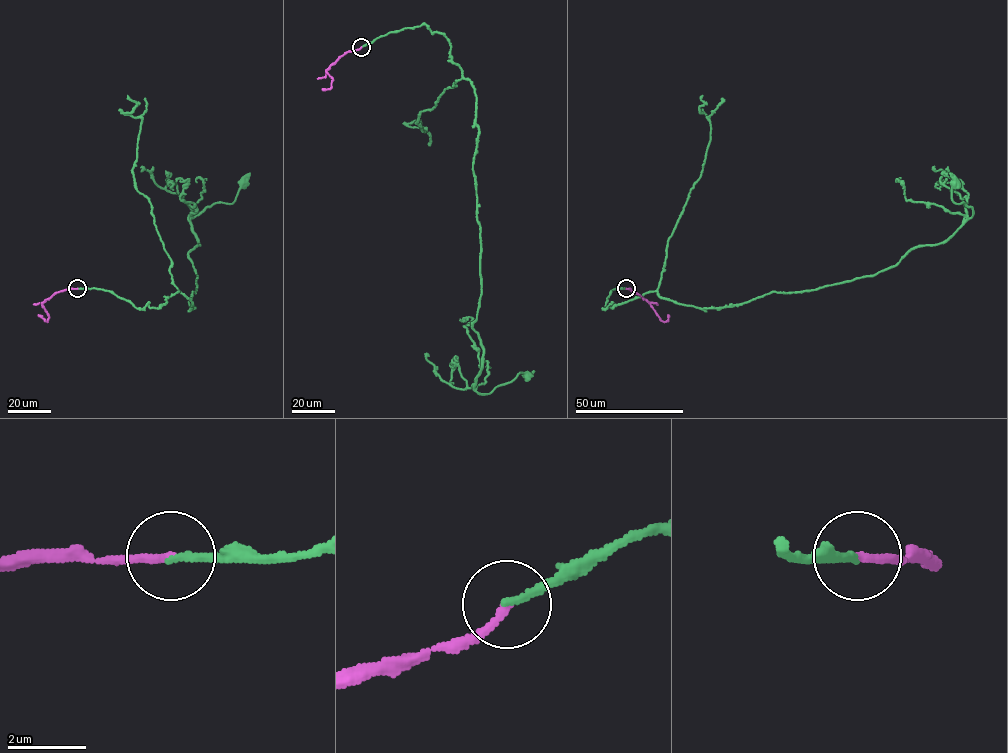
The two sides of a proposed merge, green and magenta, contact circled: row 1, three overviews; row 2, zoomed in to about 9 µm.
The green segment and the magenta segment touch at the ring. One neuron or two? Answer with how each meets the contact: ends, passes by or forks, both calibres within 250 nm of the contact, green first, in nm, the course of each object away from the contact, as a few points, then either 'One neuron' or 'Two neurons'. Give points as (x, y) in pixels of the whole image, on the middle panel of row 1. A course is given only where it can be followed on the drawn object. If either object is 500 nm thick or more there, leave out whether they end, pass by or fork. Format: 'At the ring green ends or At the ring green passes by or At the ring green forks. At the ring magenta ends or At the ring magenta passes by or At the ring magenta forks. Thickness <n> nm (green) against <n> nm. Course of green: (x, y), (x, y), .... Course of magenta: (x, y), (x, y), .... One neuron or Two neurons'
At the ring green ends. At the ring magenta ends. Thickness 190 nm (green) against 220 nm. Course of green: (361, 47), (425, 24), (470, 81), (472, 328), (483, 351), (473, 387), (490, 393), (527, 375). Course of magenta: (361, 47), (345, 52), (326, 70), (333, 79), (329, 88), (322, 90). One neuron

